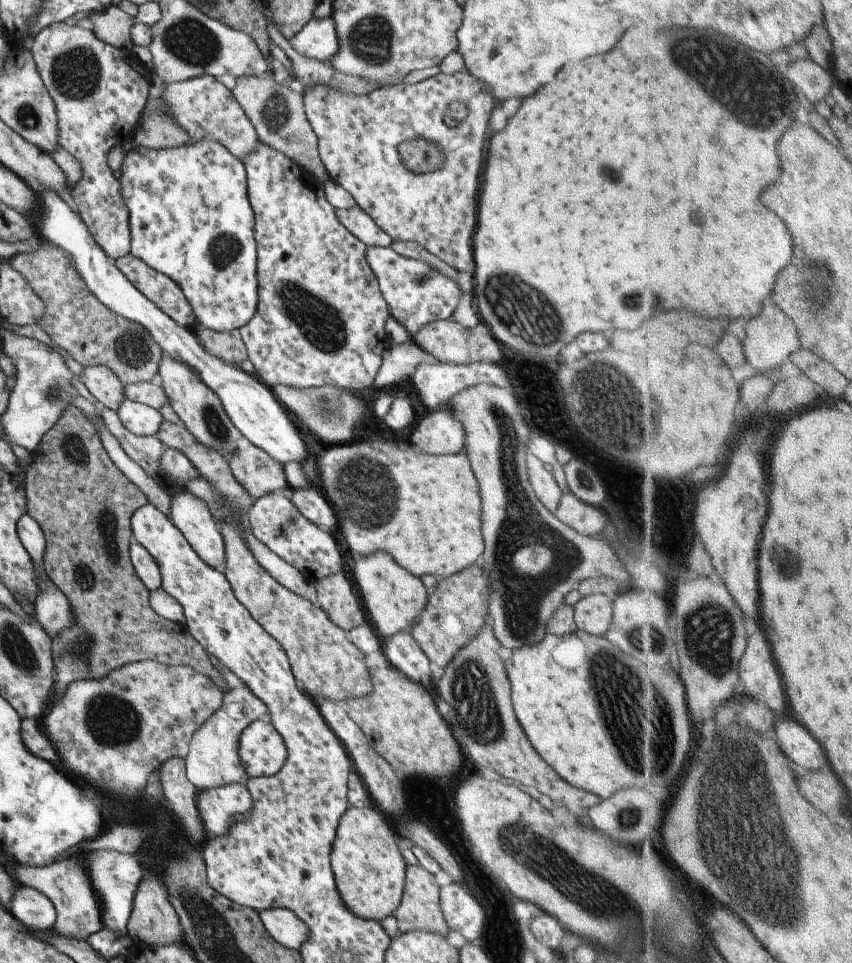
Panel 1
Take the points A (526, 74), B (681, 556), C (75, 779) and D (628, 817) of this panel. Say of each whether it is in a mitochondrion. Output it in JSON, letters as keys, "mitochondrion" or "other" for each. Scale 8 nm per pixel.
{"A":"other","B":"mitochondrion","C":"other","D":"mitochondrion"}

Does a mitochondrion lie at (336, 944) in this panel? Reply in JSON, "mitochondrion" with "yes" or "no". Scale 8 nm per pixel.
{"mitochondrion":"no"}

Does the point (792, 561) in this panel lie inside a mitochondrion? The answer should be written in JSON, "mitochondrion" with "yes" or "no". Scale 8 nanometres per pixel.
{"mitochondrion":"yes"}

